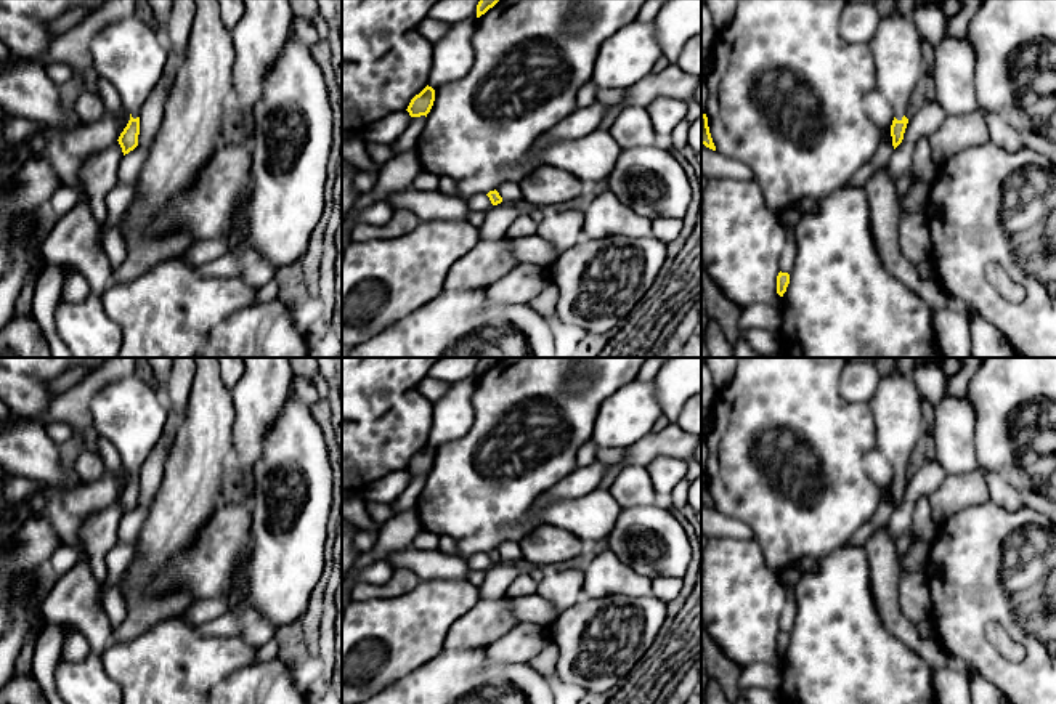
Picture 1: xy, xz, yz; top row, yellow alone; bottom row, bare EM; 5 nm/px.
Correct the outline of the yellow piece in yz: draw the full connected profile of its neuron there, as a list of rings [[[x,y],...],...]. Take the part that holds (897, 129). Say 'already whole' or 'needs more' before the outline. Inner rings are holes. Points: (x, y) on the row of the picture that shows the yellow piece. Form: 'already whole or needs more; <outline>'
needs more; [[[913,14],[881,18],[870,40],[876,63],[876,87],[887,96],[894,109],[891,136],[894,149],[902,143],[908,123],[905,109],[920,80],[923,61],[921,34]]]

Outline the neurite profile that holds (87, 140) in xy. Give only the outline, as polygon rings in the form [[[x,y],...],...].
[[[127,107],[120,115],[104,114],[91,125],[82,125],[69,133],[45,128],[24,143],[3,152],[3,160],[11,160],[16,167],[42,159],[51,162],[55,152],[67,152],[85,162],[104,148],[114,144],[130,120]]]

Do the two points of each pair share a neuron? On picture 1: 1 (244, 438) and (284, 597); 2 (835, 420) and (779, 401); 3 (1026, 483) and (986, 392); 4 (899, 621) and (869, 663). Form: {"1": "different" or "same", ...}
{"1": "different", "2": "same", "3": "same", "4": "different"}

